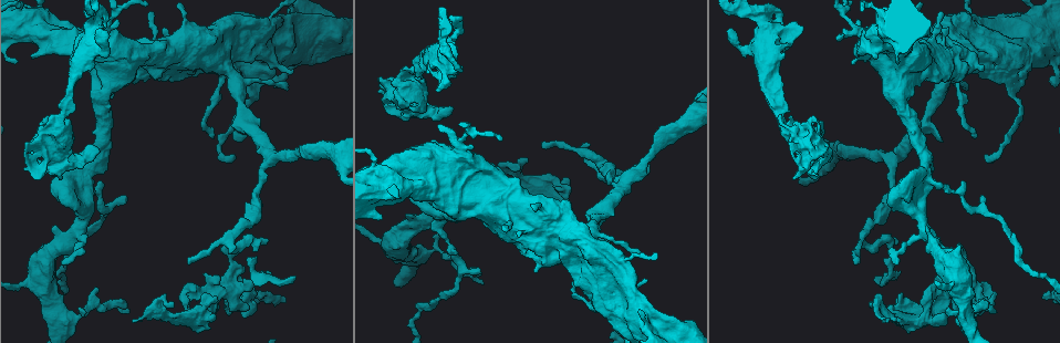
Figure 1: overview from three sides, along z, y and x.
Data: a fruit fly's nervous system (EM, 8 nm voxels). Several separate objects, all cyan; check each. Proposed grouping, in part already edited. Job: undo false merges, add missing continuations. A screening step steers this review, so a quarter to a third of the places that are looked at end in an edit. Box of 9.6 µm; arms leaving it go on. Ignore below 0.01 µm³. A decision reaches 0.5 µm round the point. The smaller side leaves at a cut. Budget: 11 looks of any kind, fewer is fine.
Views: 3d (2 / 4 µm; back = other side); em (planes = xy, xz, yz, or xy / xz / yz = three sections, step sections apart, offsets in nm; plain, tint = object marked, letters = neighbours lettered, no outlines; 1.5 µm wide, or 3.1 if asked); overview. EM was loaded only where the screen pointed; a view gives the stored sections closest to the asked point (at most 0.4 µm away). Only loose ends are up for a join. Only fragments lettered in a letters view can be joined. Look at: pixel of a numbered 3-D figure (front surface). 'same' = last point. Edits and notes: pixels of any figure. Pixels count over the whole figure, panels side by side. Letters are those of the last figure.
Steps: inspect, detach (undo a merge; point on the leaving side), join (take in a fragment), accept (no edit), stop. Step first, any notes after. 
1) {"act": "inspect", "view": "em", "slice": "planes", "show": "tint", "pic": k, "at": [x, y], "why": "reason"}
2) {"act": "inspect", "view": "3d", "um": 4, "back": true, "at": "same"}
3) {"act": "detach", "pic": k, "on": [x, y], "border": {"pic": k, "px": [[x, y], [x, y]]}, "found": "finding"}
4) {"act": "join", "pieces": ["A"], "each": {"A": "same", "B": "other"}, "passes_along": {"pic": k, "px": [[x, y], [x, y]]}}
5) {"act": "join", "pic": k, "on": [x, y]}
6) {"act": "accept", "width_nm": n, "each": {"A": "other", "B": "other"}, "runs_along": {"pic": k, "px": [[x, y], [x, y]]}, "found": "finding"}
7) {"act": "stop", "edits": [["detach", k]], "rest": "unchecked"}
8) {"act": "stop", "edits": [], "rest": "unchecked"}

{"act": "inspect", "view": "3d", "um": 2, "pic": 1, "at": [133, 320], "why": "an open end"}

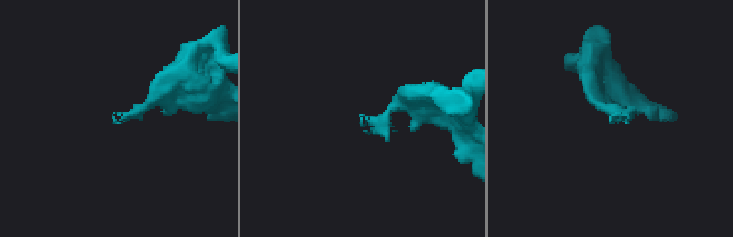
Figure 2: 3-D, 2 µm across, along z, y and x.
{"act": "inspect", "view": "em", "slice": "xy", "step": 8, "show": "letters", "pic": 2, "at": [364, 114]}

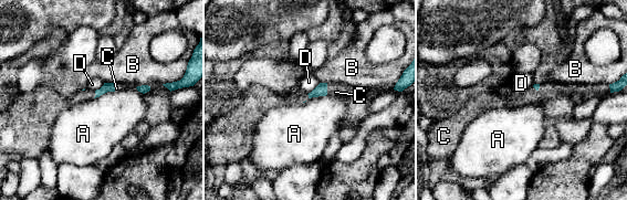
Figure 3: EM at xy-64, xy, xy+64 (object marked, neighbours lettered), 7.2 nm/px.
{"act": "inspect", "view": "em", "slice": "planes", "show": "letters", "at": "same"}

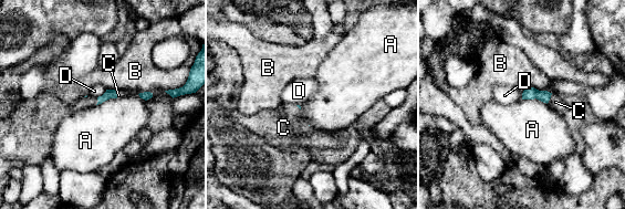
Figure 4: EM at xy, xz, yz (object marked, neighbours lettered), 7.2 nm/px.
{"act": "join", "pieces": ["C"], "each": {"A": "other", "B": "other", "C": "same", "D": "other"}, "found": "the cell continues"}

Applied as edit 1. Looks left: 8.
{"act": "inspect", "view": "em", "slice": "planes", "show": "letters", "pic": 1, "at": [814, 177]}

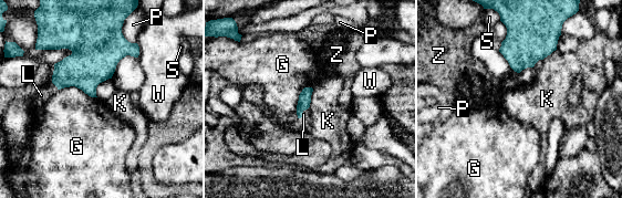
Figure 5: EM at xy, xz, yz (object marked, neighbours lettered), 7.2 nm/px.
{"act": "join", "pieces": ["L"], "longest_contact_nm": ["G", 300], "each": {"G": "other", "K": "other", "L": "same", "P": "other", "S": "other", "W": "other", "Z": "other"}, "found": "it goes on there"}

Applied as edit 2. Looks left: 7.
{"act": "inspect", "view": "em", "slice": "xz", "step": 4, "show": "tint", "pic": 1, "at": [837, 37], "why": "branch stops here"}

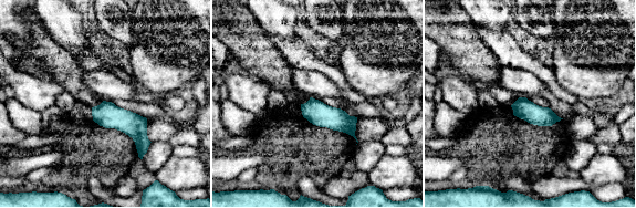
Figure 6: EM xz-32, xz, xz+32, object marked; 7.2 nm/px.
{"act": "inspect", "view": "em", "slice": "planes", "show": "letters", "at": "same"}

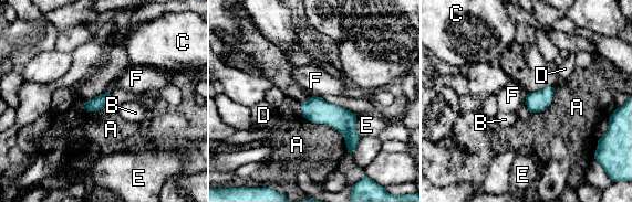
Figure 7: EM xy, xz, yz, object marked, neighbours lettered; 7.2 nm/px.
{"act": "accept", "each": {"A": "other", "B": "other", "C": "other", "D": "other", "E": "other", "F": "other"}, "border": {"pic": 7, "px": [[312, 95], [320, 97]]}, "found": "no lettered fragment goes on from it"}

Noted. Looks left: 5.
{"act": "inspect", "view": "em", "slice": "xz", "step": 4, "show": "letters", "pic": 1, "at": [610, 242], "why": "branch stops here"}

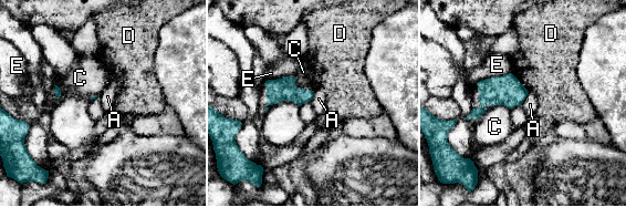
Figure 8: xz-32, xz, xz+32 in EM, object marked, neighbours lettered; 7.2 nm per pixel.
{"act": "accept", "each": {"A": "other", "C": "other", "D": "other", "E": "other"}, "found": "none of them fits"}

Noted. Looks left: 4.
{"act": "stop", "edits": [["join", 4], ["join", 5]], "rest": "unchecked"}

